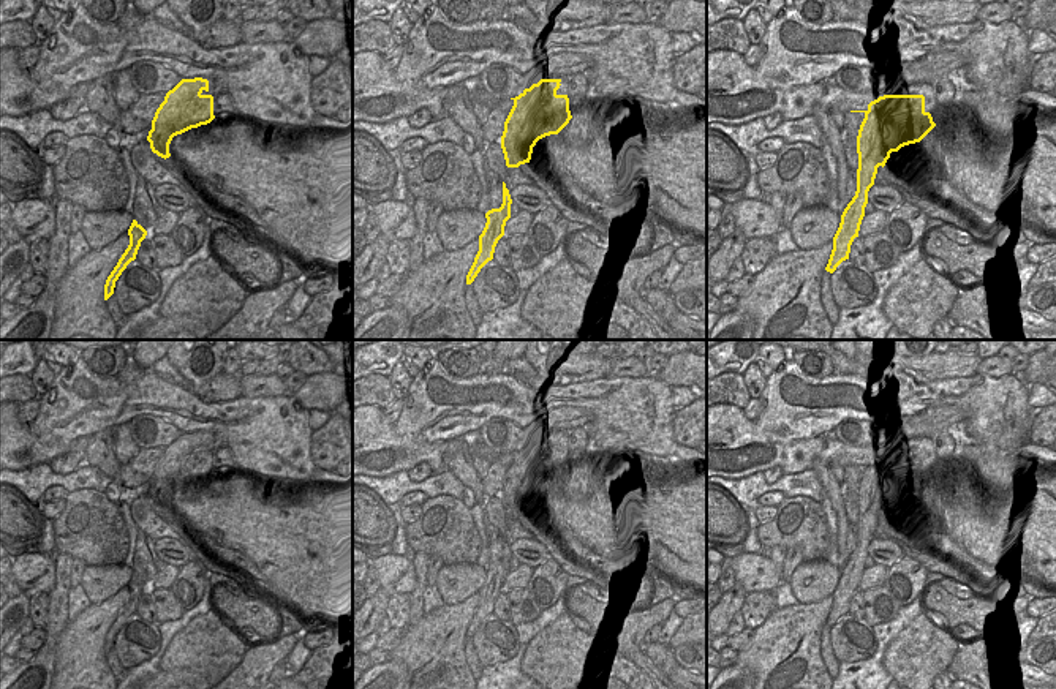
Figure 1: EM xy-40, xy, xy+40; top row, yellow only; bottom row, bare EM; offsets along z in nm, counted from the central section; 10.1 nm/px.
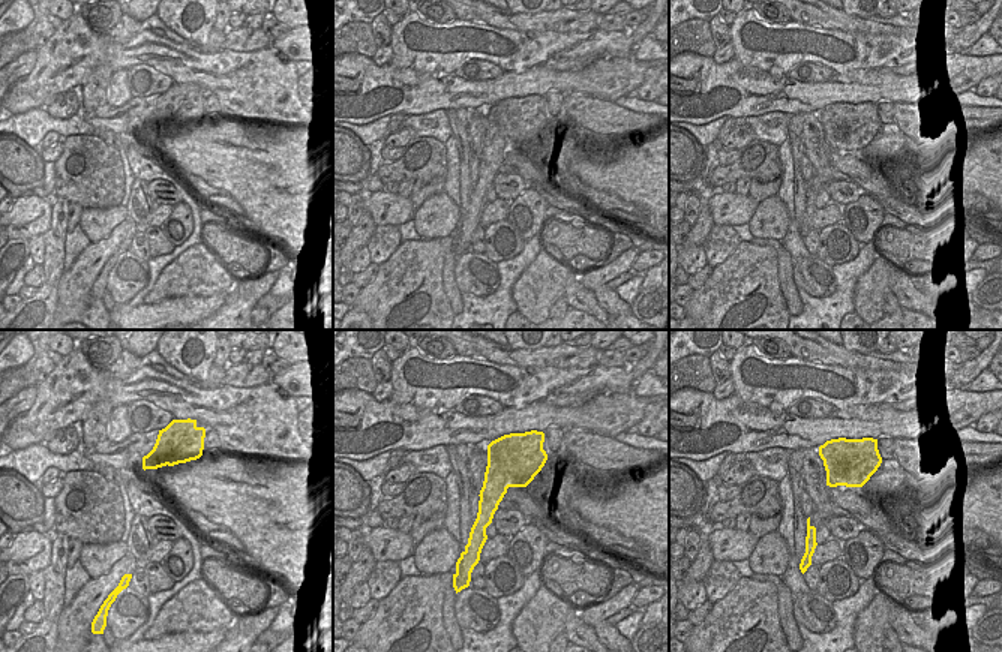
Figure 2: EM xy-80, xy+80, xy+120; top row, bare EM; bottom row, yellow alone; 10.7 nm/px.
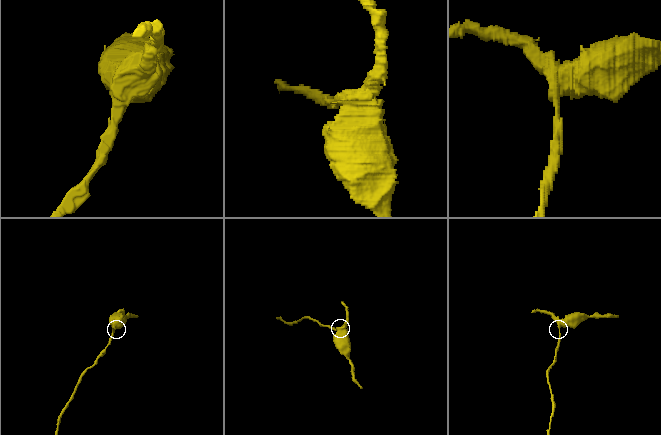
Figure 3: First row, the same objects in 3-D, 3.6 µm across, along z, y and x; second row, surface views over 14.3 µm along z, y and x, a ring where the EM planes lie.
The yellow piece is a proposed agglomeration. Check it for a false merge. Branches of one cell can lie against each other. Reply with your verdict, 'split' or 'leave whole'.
split

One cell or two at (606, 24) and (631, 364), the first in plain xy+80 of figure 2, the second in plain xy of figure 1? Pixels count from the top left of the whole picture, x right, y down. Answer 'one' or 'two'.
one

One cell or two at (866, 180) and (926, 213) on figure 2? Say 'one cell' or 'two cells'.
one cell

